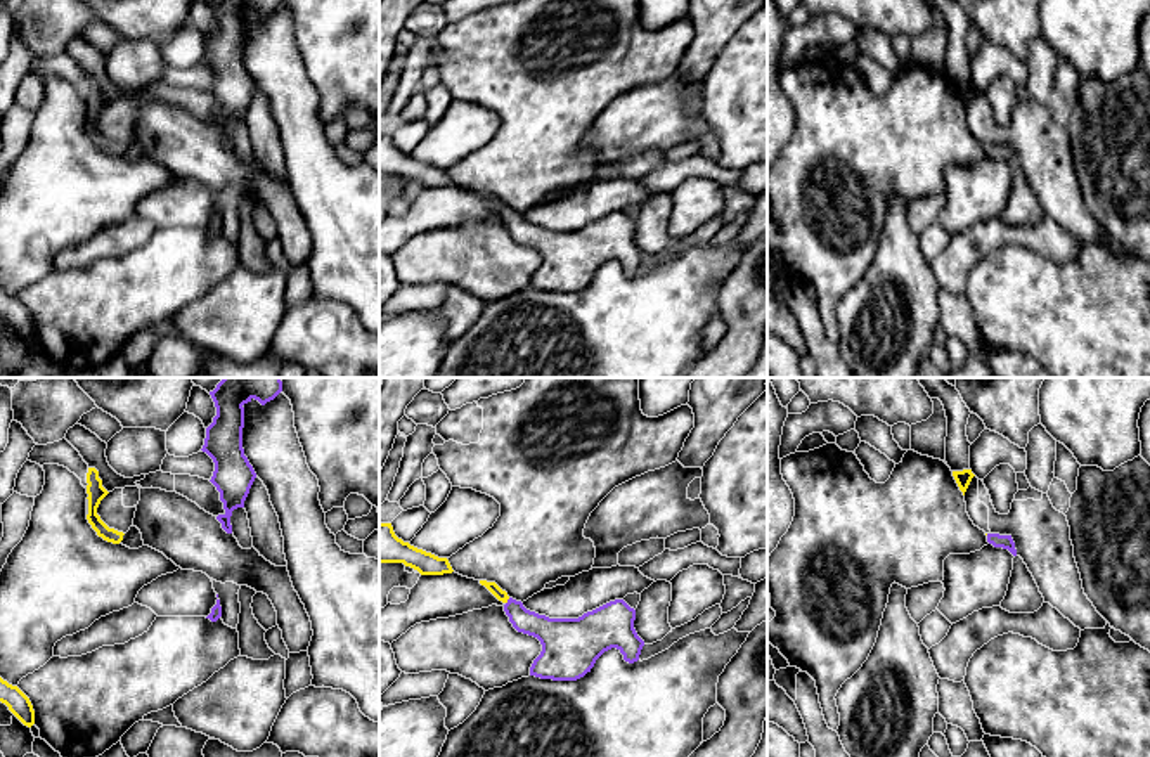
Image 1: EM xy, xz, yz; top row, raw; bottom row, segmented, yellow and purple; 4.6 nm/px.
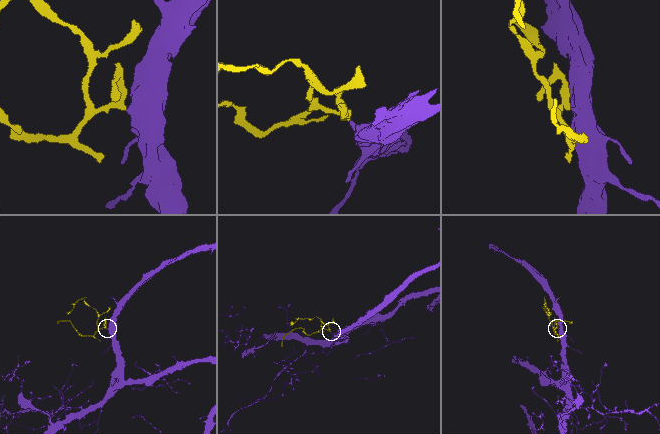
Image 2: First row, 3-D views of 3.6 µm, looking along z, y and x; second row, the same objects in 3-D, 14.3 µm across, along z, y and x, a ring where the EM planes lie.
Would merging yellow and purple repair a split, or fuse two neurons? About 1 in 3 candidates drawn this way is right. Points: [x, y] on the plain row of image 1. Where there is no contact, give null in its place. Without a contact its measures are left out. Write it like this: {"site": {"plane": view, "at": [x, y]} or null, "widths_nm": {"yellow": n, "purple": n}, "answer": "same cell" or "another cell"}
{"site": {"plane": "xz", "at": [506, 213]}, "widths_nm": {"yellow": 50, "purple": 130}, "answer": "same cell"}

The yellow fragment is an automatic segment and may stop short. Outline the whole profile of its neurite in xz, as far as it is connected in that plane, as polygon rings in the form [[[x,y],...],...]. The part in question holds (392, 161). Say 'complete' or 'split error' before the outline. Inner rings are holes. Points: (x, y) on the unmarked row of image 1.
complete; [[[379,135],[379,175],[404,175],[421,187],[454,184],[447,170],[438,170],[398,151],[391,135]]]

